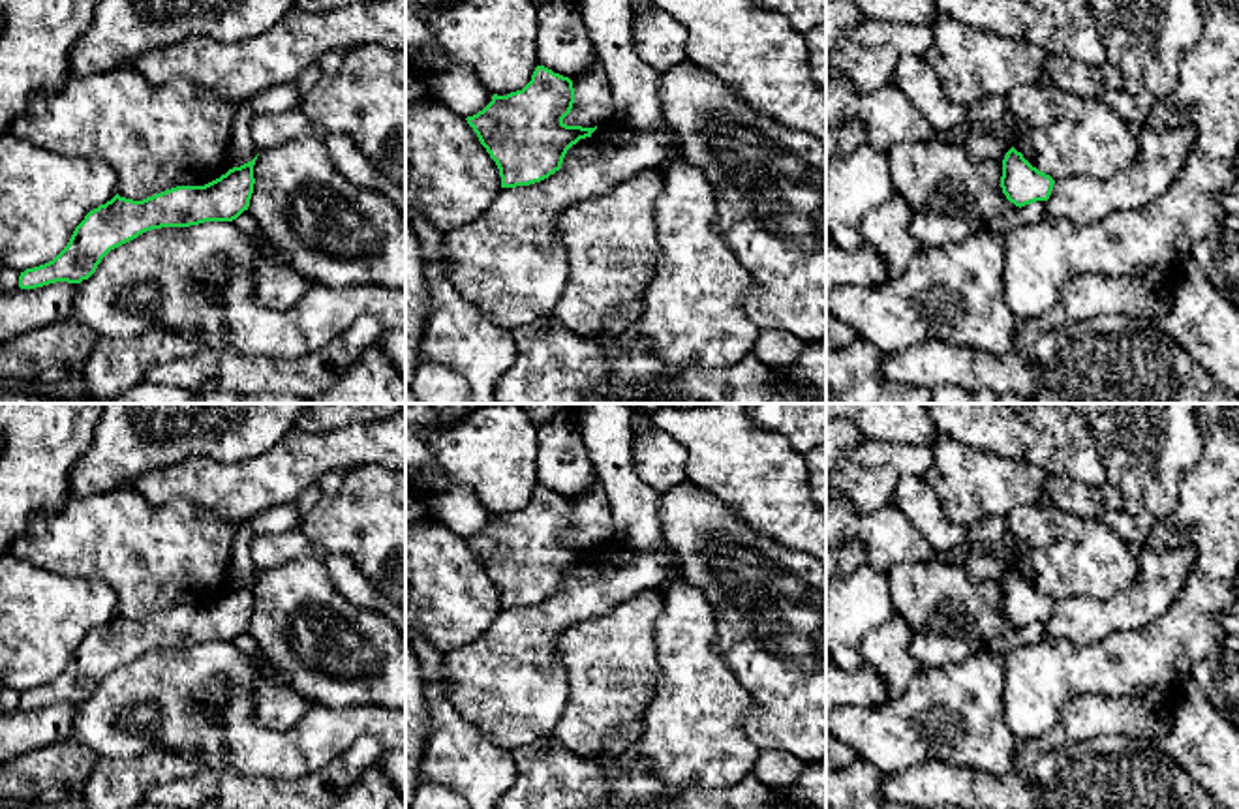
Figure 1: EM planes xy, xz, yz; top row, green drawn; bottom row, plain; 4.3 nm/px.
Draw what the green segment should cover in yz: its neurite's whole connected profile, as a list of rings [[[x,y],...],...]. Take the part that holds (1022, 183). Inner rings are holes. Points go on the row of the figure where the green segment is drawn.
[[[1014,146],[1002,160],[1001,188],[1010,203],[1025,206],[1036,201],[1048,201],[1055,180],[1032,167]]]

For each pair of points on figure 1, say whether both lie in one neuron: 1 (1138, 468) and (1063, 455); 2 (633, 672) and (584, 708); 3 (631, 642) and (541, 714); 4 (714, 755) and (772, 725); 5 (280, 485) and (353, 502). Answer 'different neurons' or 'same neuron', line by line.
1: different neurons
2: same neuron
3: different neurons
4: different neurons
5: different neurons

